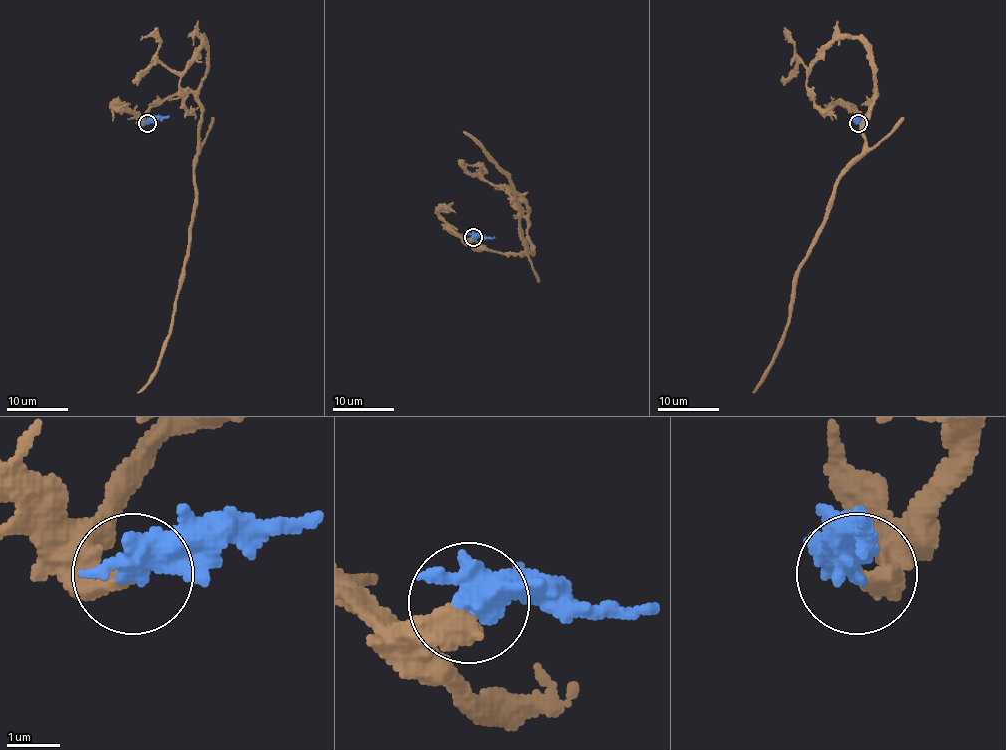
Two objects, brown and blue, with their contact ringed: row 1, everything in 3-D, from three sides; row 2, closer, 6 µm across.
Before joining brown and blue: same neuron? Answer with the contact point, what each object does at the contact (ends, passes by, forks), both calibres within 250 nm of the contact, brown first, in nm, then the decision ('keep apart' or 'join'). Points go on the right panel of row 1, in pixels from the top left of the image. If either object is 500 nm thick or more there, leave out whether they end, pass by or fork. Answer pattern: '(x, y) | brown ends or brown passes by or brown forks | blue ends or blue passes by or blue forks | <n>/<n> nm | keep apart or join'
(858, 123) | 400/600 nm | join

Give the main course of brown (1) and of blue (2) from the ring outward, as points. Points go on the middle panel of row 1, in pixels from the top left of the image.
1: (472, 237), (469, 242), (479, 249), (521, 253), (527, 248), (519, 231), (521, 208), (507, 176), (462, 131)
2: (473, 237), (495, 237)

